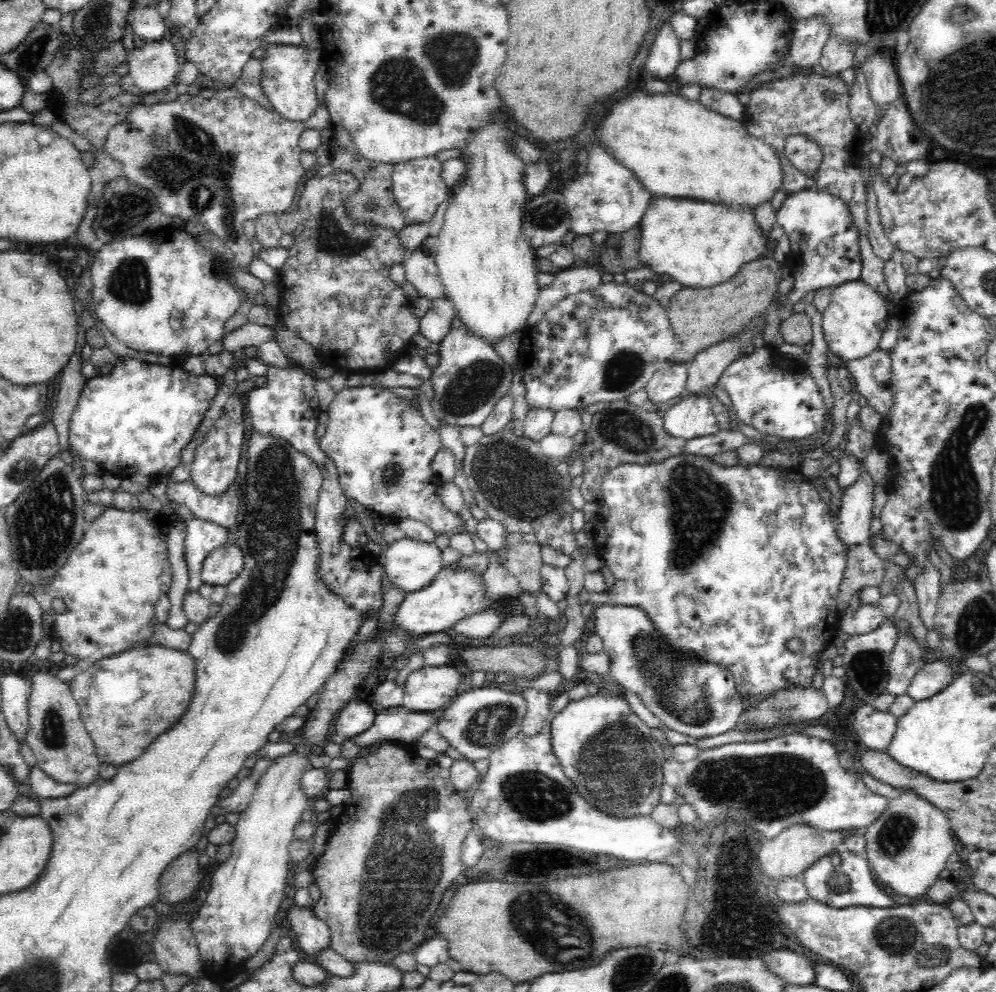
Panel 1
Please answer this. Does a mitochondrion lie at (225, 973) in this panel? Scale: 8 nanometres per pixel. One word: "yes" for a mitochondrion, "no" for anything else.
no

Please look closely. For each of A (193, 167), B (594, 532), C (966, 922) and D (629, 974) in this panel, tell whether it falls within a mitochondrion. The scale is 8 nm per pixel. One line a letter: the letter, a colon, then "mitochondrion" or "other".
A: mitochondrion
B: other
C: other
D: mitochondrion

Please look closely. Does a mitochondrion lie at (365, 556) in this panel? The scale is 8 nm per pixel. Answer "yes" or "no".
no

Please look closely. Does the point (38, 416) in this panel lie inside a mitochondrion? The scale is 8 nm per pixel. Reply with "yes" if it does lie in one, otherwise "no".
no

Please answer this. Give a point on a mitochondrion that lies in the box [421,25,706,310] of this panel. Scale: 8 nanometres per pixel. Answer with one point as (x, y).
(547, 215)

